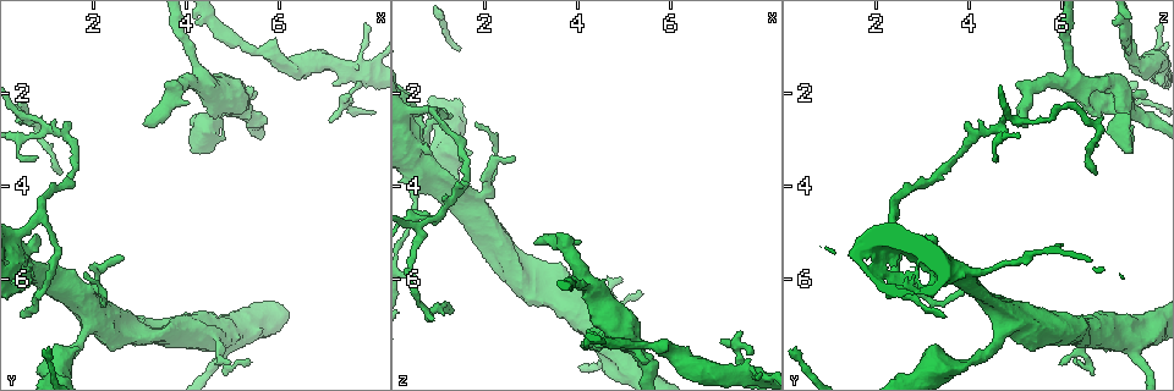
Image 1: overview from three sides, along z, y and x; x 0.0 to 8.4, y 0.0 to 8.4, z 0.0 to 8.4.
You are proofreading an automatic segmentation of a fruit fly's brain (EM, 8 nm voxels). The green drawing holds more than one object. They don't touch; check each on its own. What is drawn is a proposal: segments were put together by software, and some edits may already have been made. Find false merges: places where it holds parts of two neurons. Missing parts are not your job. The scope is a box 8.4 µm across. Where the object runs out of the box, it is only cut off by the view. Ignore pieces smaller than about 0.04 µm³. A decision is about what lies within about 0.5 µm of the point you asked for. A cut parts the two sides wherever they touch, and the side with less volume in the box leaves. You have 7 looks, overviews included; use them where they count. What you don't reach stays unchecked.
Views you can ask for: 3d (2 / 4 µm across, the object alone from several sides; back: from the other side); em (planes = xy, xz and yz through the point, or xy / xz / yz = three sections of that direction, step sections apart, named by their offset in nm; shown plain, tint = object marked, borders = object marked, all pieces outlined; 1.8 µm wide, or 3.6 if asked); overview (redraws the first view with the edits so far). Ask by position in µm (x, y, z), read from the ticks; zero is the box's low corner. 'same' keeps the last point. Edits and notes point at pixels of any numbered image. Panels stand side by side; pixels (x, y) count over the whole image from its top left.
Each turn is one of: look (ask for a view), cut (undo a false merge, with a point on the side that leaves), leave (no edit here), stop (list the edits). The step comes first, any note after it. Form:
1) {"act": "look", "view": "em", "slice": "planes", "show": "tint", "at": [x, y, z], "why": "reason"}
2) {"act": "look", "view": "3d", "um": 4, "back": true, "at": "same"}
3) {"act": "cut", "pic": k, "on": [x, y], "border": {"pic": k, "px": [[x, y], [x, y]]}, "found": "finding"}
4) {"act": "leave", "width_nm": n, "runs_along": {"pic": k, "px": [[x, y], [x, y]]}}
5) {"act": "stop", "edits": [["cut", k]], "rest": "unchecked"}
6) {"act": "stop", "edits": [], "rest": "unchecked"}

{"act": "look", "view": "em", "slice": "planes", "show": "borders", "at": [0.70, 4.90, 2.35], "why": "abrupt turn"}

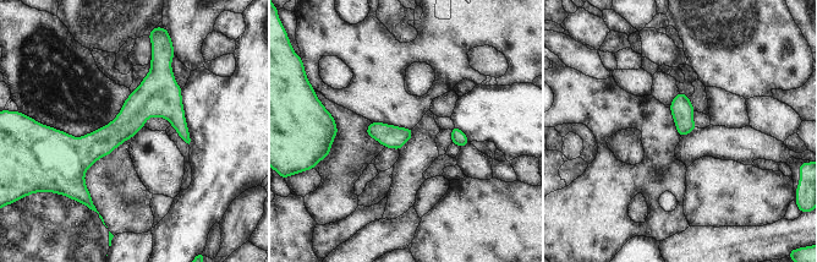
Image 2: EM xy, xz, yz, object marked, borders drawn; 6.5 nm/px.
{"act": "leave", "width_nm": 140, "runs_along": {"pic": 2, "px": [[168, 67], [104, 141], [59, 137]]}, "found": "continuous, no second neuron"}

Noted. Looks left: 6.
{"act": "look", "view": "em", "um": 3.6, "slice": "xy", "step": 4, "show": "tint", "at": [4.55, 7.15, 7.10], "why": "sharp bend"}

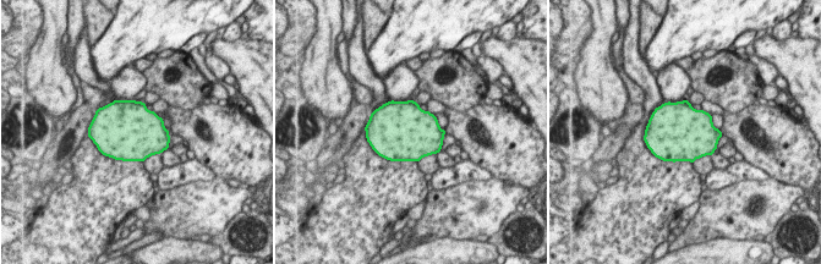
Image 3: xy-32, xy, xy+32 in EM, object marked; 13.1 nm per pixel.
{"act": "leave", "found": "all the same neuron"}

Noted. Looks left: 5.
{"act": "look", "view": "3d", "um": 4, "at": [1.10, 2.80, 4.65]}

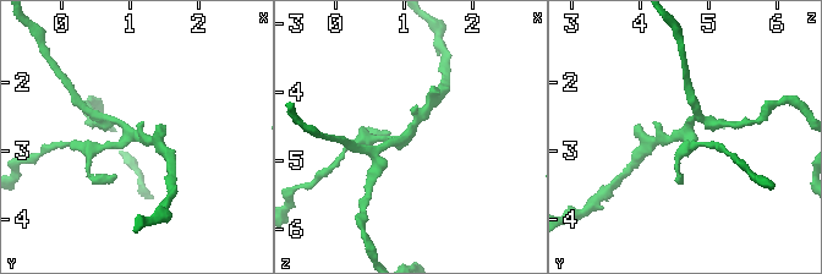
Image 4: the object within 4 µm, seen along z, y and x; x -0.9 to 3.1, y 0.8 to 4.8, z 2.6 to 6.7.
{"act": "look", "view": "em", "slice": "planes", "show": "borders", "at": [1.05, 2.75, 4.65], "arms": 3, "arm_widths_nm": [160, 160, 170]}

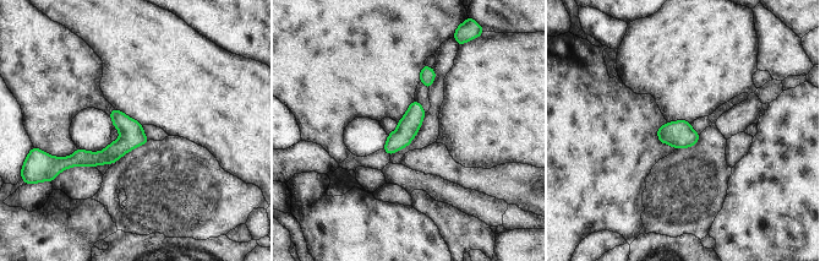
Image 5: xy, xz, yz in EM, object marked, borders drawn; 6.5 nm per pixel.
{"act": "leave", "width_nm": 140, "runs_along": {"pic": 5, "px": [[140, 129], [105, 157], [67, 159]]}, "found": "all the same neuron"}

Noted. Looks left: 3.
{"act": "stop", "edits": [], "rest": "unchecked"}

